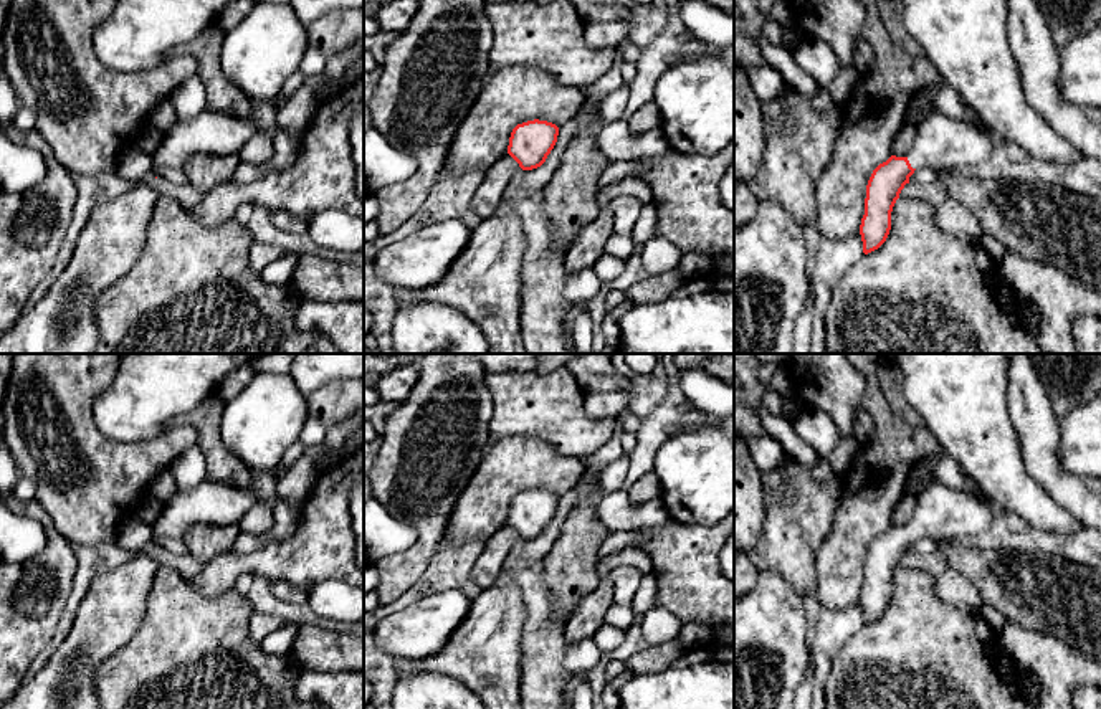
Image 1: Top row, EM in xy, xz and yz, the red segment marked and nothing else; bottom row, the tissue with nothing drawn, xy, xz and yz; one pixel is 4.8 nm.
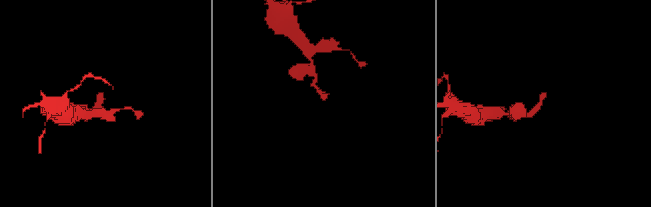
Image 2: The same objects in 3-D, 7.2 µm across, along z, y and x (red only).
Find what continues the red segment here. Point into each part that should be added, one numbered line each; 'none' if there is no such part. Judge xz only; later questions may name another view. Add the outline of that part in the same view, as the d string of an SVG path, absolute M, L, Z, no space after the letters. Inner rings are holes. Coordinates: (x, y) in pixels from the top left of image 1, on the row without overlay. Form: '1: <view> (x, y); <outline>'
none

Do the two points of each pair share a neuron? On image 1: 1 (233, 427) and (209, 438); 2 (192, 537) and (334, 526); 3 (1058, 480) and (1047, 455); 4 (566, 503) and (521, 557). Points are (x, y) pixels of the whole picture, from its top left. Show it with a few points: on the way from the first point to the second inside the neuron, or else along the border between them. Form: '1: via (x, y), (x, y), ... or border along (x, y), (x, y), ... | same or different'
1: border along (224, 404), (220, 440), (243, 465) | different
2: border along (228, 551), (207, 562) | different
3: via (1052, 473), (1047, 468), (1047, 461) | same
4: via (559, 518), (551, 534), (536, 549) | same

